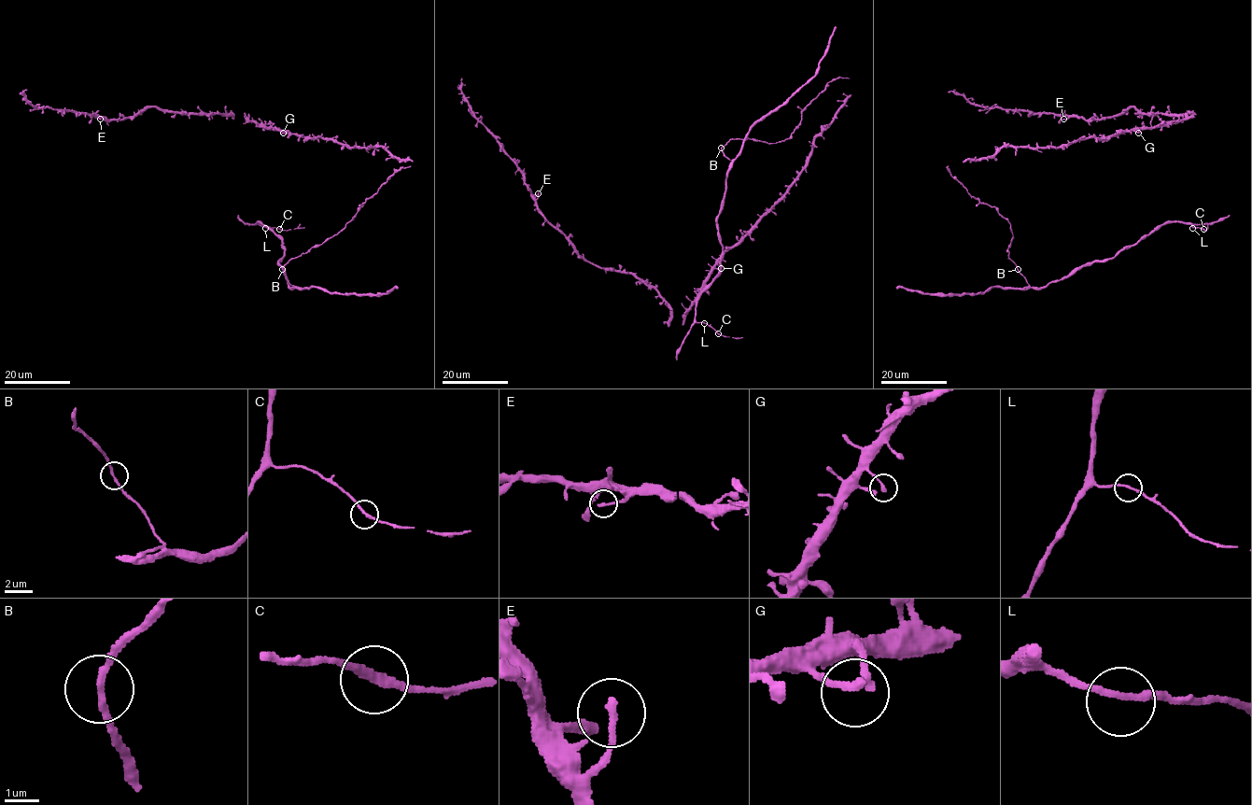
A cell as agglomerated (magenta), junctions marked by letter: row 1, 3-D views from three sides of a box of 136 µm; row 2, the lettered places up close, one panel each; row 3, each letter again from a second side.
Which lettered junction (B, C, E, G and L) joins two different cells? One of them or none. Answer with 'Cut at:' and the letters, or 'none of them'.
Cut at: none of them

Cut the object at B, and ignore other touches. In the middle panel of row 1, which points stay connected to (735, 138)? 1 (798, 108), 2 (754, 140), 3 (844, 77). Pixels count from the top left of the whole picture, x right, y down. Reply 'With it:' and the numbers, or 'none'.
With it: 1, 2, 3

